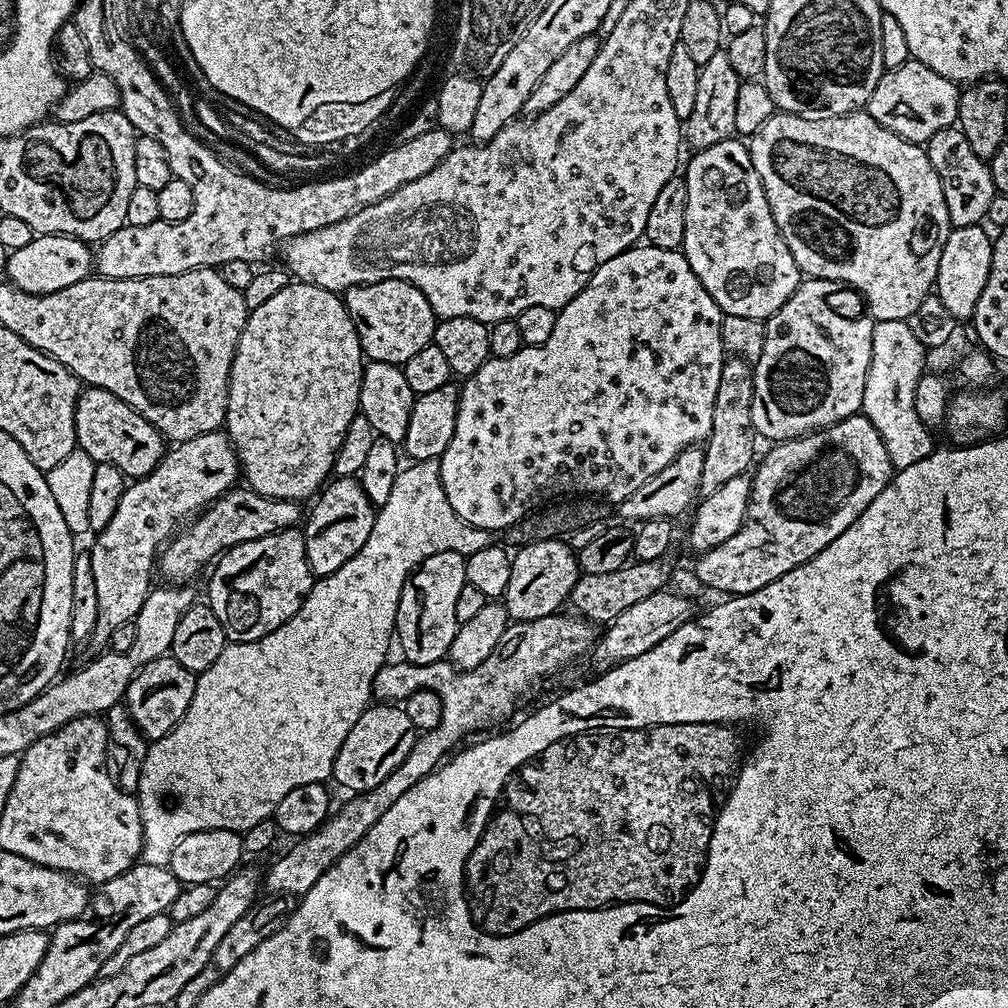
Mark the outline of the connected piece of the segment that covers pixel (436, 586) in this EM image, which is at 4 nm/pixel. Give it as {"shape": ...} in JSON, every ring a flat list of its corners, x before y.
{"shape":[[450,550,430,554,408,575,396,611,395,639,409,664,433,664,445,659,452,645,452,633,460,627,454,614,458,594,466,583,465,556]]}

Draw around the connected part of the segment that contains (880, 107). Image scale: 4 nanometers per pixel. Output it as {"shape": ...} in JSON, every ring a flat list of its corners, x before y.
{"shape":[[909,58,902,66,885,70,870,94,866,111,874,122,886,126,886,130,898,134,898,138,924,146,938,130,956,124,961,91,961,85,950,78,942,78,942,74,934,74,930,66,922,66,922,62]]}

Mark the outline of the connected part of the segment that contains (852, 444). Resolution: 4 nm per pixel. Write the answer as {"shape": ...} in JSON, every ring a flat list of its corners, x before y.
{"shape":[[863,414,846,418,829,428,807,432,805,436,793,440,773,443,769,448,772,449,765,454,764,464,755,465,748,509,738,534,734,534,734,538,726,538,722,546,714,546,697,559,700,561,694,567,694,576,705,589,713,588,728,596,750,594,782,578,782,574,802,566,826,550,826,546,830,546,838,534,847,530,862,514,862,510,866,510,866,506,870,506,870,502,882,494,894,475,890,455,886,452,878,430]]}

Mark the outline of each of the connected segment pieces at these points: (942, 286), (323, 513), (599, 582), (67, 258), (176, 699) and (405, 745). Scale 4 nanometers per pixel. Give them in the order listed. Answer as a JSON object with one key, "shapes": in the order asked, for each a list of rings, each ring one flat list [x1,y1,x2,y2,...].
{"shapes":[[[980,224,953,228,946,238,946,246,942,246,942,258,938,258,934,295,941,300,943,306,946,306,946,310,956,322,971,321,976,313,978,298,982,298,982,290,986,290,994,243,993,237,990,232,988,236,987,231,989,232,989,229]],[[350,476,325,483,314,503,312,513,309,516,307,513,303,521,302,531,308,568,313,577,319,578,334,574,338,566,350,562,350,558,362,550,366,538,370,538,370,530,374,530,378,508,370,502,370,498,366,498,366,490,362,490,359,479]],[[667,559,655,560,654,562,636,560,635,562,625,564,623,568,613,570,610,574,581,574,576,580,576,585,570,597,570,604,577,608,573,609,583,619,591,622,593,625,607,626,611,624,614,618,618,618,618,614,624,613,629,606,635,606,637,602,642,602,642,598,650,598,650,594,661,591,669,583,670,572,668,576,668,563]],[[36,234,22,250,8,253,6,280,18,290,26,290,26,294,54,294,66,290,66,286,74,286,74,282,89,279,93,272,94,252,85,241,73,236]],[[171,654,154,658,140,667,130,682,123,703,145,740,151,742,168,736,170,730,178,726,190,706,190,698,194,698,196,678,197,673,186,670,186,666,182,666,182,662,178,662]],[[392,702,373,703,360,717,354,726,350,726,350,734,342,742,342,750,338,750,338,758,334,758,331,779,337,780,348,794,371,792,374,786,386,782,398,766,410,754,418,733,414,722,406,718,403,707]]]}

